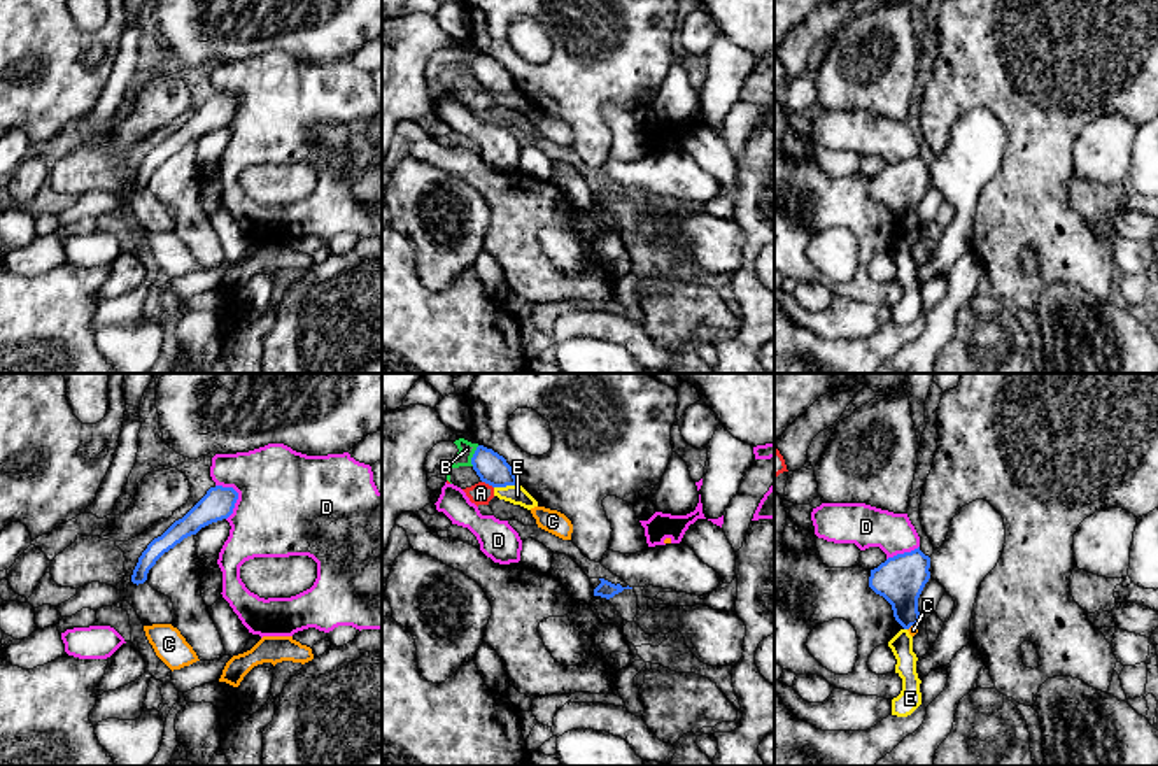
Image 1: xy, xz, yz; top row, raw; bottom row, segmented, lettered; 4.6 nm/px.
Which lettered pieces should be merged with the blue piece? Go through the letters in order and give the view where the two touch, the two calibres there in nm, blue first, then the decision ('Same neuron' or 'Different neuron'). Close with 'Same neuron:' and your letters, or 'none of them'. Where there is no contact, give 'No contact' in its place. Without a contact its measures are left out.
A: Touches blue in xz. Thickness 140 nm (blue) against 100 nm. Different neuron
B: Touches blue in xz. Thickness 140 nm (blue) against 80 nm. Different neuron
C: Touches blue in yz. Thickness 220 nm (blue) against 50 nm. Different neuron
D: Touches blue in xy. Thickness 150 nm (blue) against 480 nm. Different neuron
E: Touches blue in xz. Thickness 140 nm (blue) against 90 nm. Different neuron
Same neuron: none of them

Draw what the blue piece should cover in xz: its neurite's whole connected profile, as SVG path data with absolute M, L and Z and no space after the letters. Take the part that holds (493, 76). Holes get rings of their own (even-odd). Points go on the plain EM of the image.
M478 53L471 65L471 72L480 88L492 95L506 95L519 91L506 67L492 56Z

